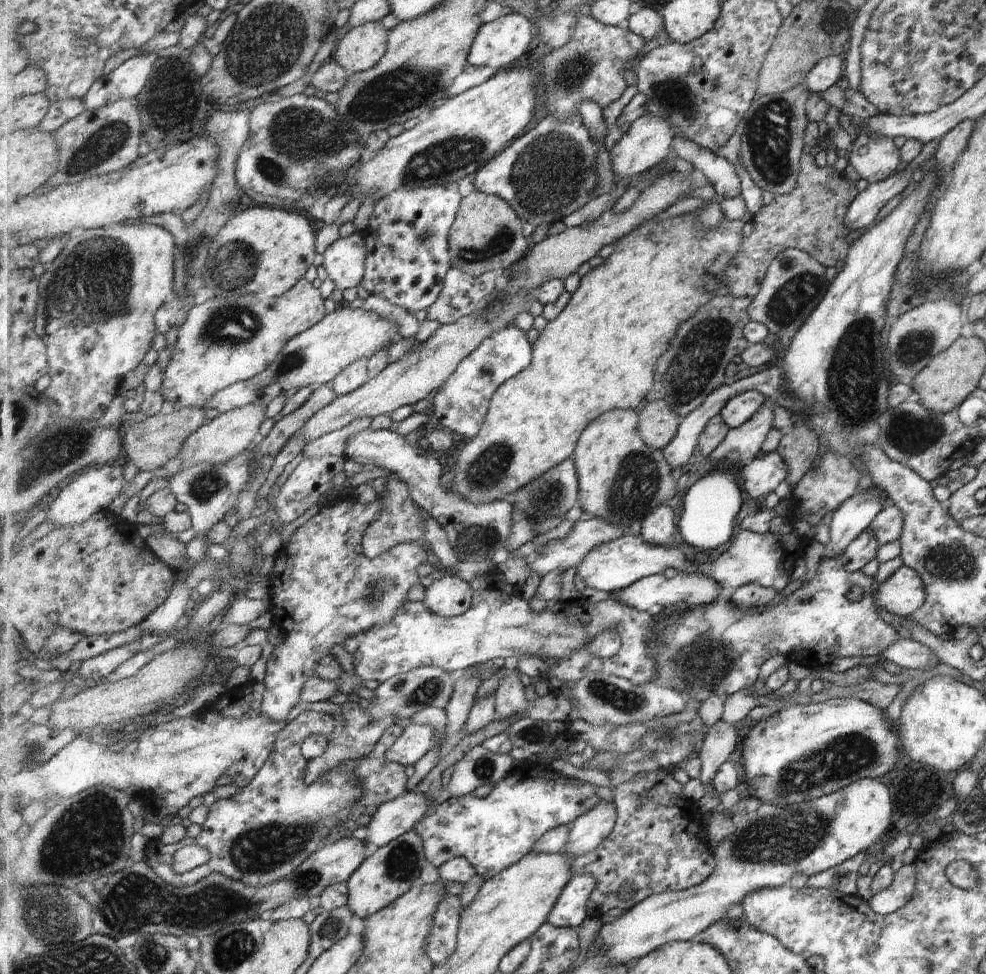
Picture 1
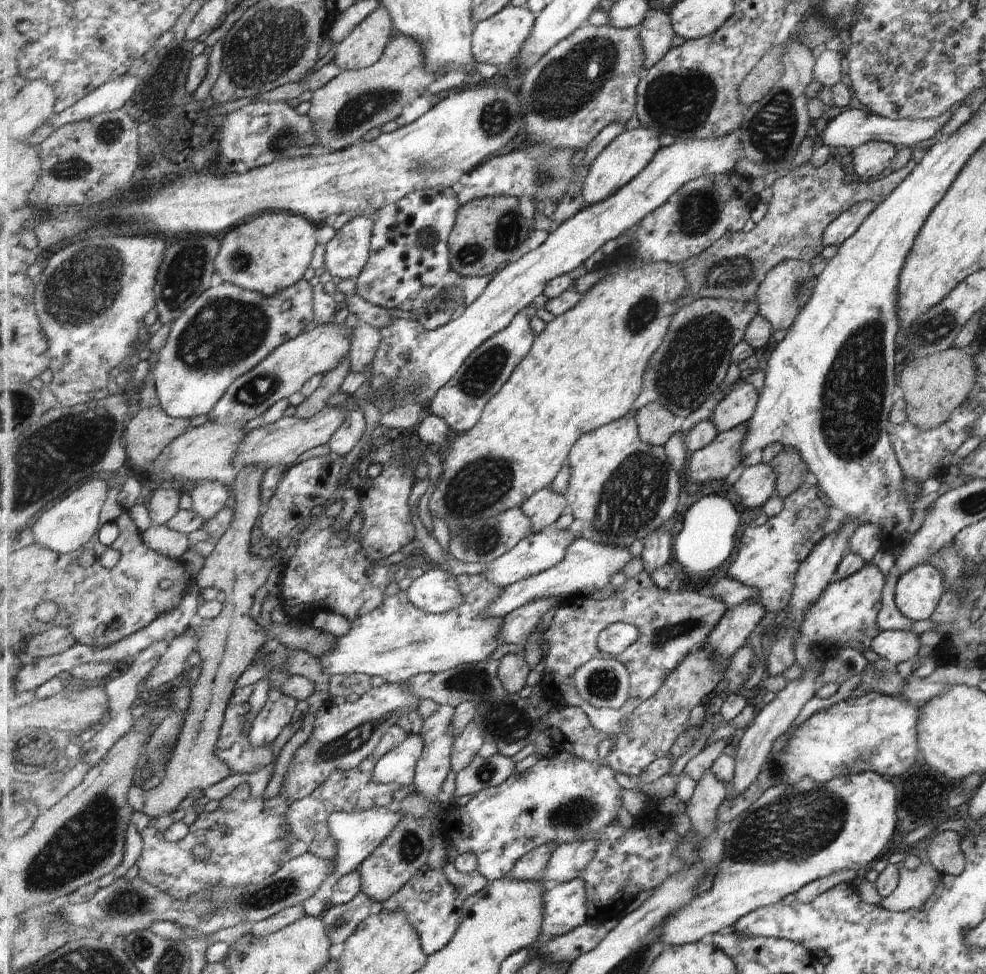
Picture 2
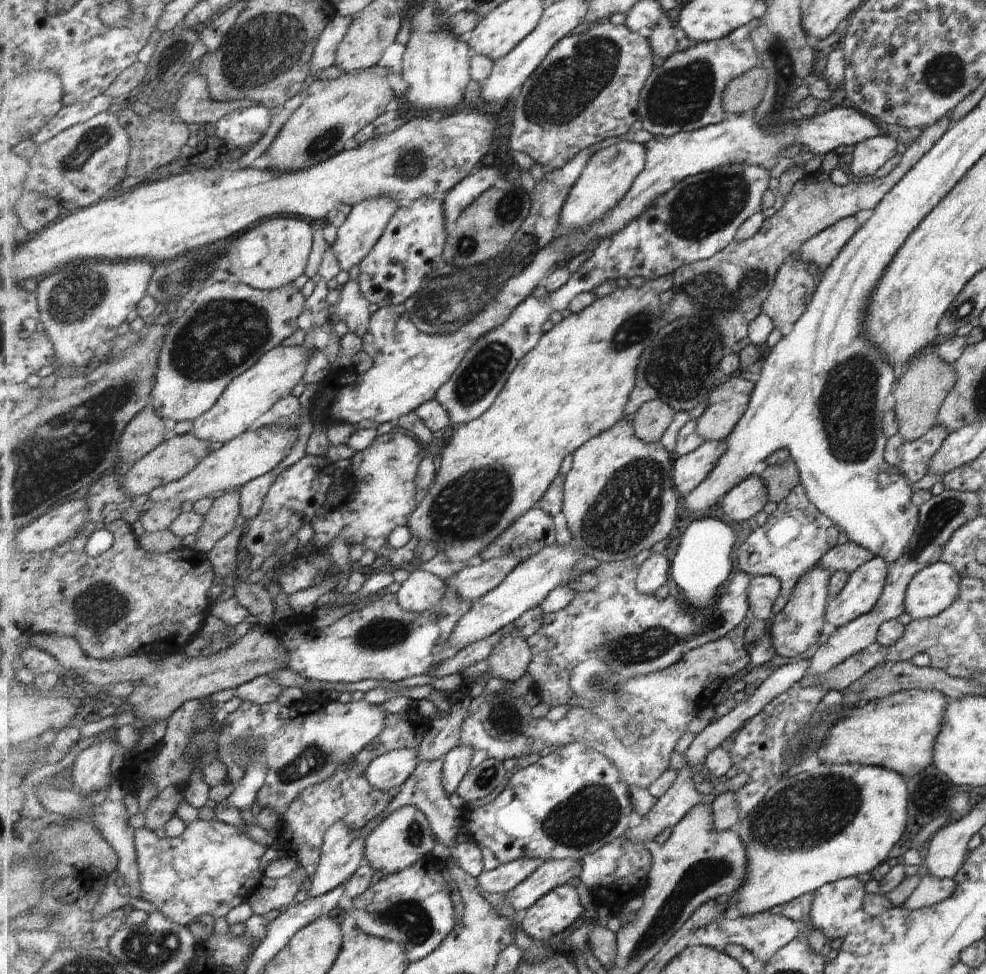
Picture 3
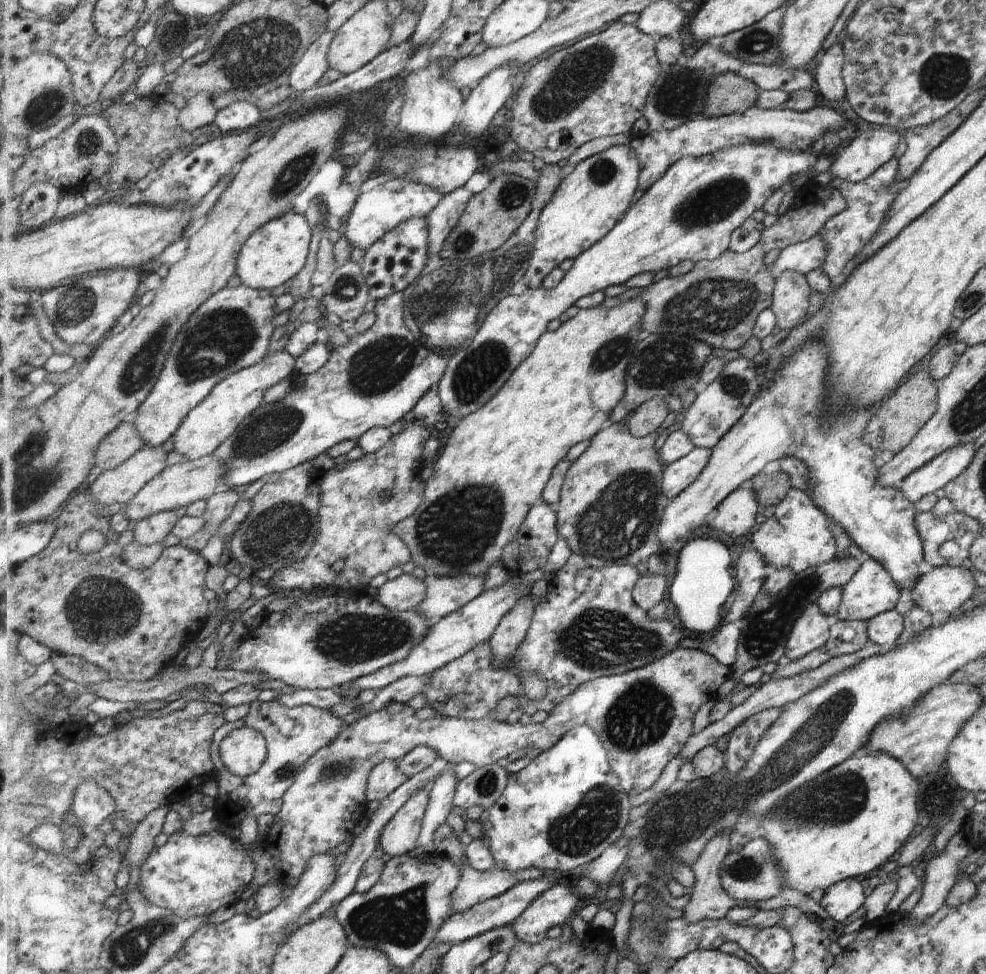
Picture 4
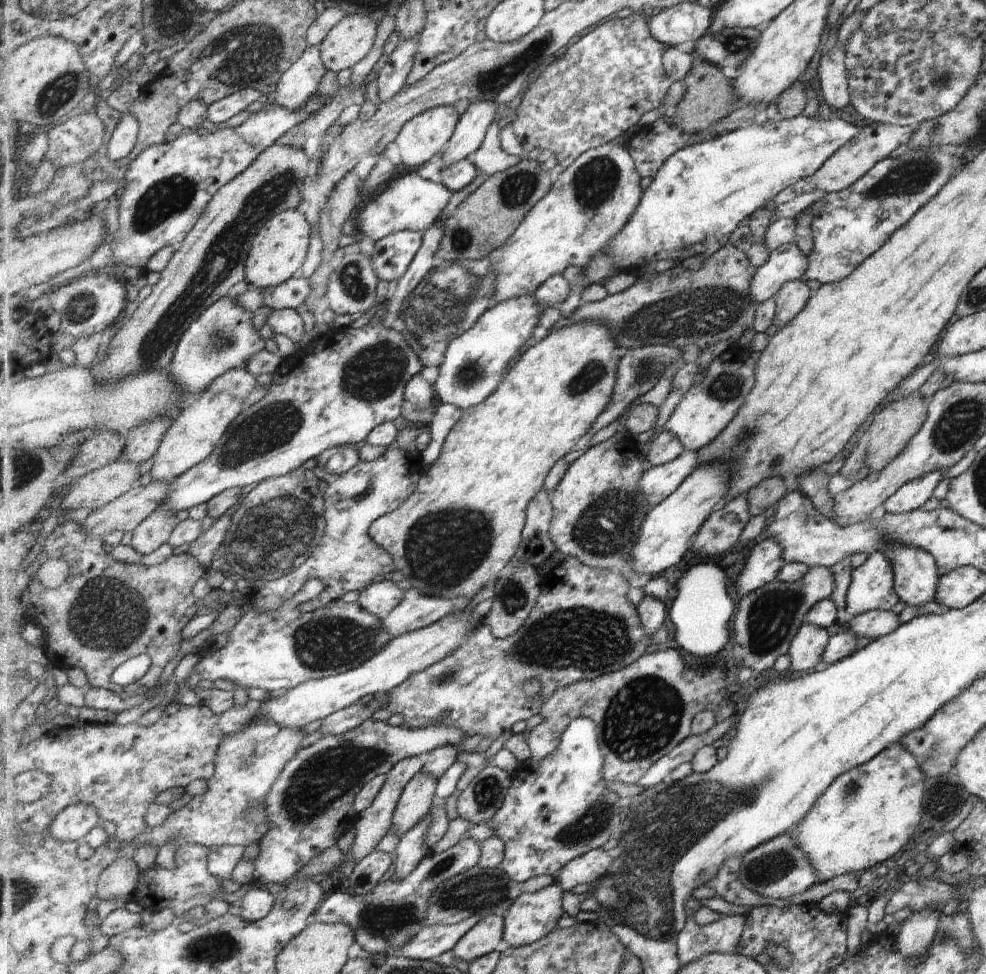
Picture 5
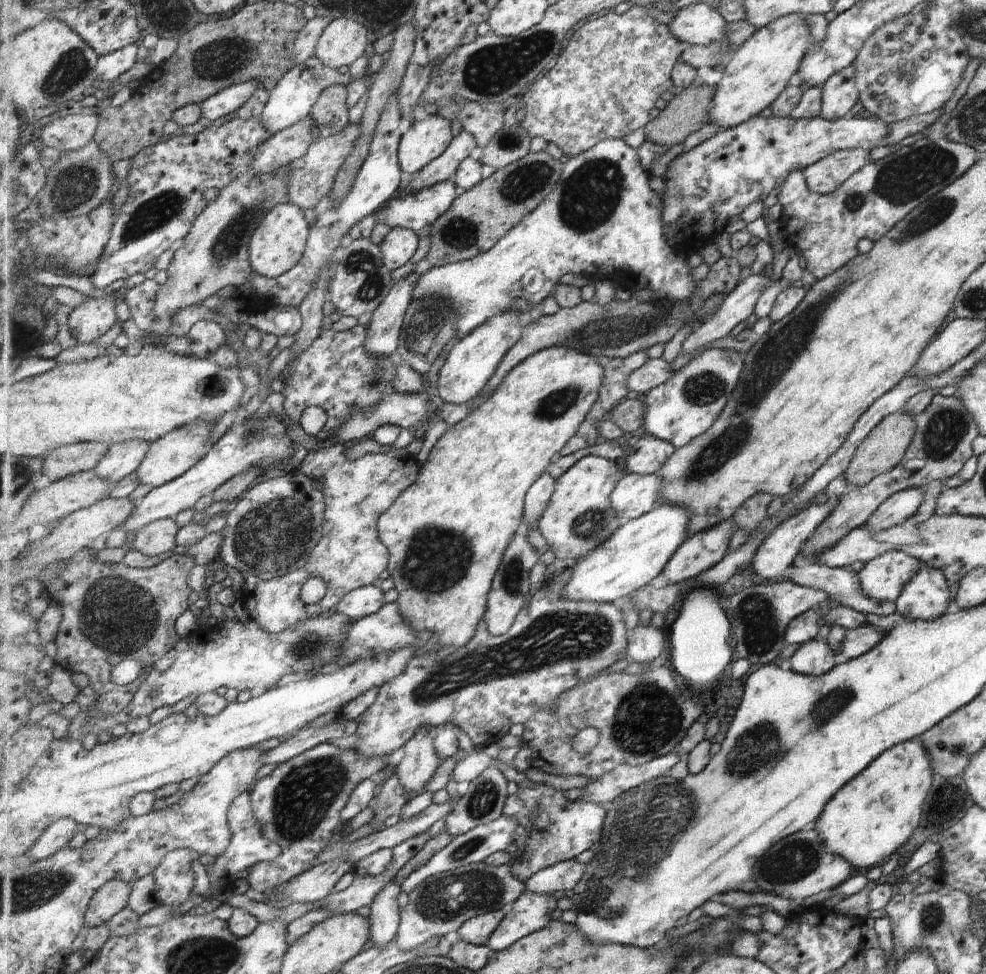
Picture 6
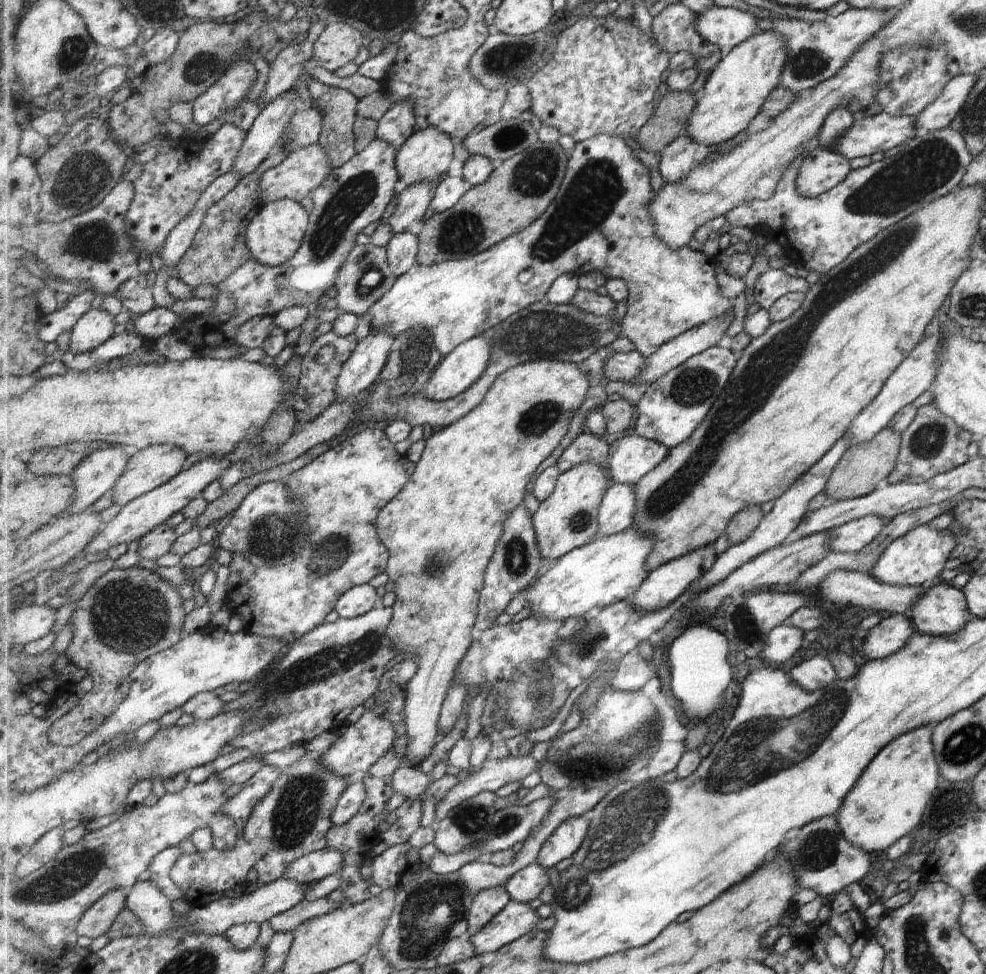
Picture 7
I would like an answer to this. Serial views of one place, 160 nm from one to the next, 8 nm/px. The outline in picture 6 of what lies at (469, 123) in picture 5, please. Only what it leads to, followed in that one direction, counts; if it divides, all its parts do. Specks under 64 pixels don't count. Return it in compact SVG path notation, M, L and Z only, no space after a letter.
M462 130L439 158L430 162L418 175L407 178L403 191L410 193L453 179L460 164L466 158L477 155L478 151L476 136L468 130Z

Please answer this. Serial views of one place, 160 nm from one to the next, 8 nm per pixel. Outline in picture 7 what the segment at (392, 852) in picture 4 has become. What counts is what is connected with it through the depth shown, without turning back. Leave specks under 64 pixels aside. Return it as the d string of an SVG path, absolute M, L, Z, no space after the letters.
M533 359L533 362L526 362L506 370L497 380L496 384L489 389L485 400L472 410L465 418L451 426L442 428L434 433L428 440L423 451L421 460L416 464L416 472L412 474L410 481L405 488L388 505L385 505L376 522L380 539L388 546L391 560L388 560L388 576L395 582L393 591L396 595L395 603L392 606L394 615L391 624L388 626L388 637L392 639L397 654L412 656L415 654L415 662L418 664L419 672L423 672L423 690L411 692L405 690L405 705L402 710L402 724L408 735L408 753L406 758L411 766L419 768L423 760L427 760L433 754L433 748L440 739L438 724L445 699L452 686L452 680L456 676L456 668L464 660L468 650L472 648L475 639L476 620L480 609L480 596L485 588L485 573L493 555L496 553L497 545L500 544L504 533L505 523L511 513L522 504L527 496L527 486L533 480L539 466L547 460L557 447L563 442L569 432L574 414L582 408L590 393L592 384L588 374L580 369L575 363L560 361L559 359Z

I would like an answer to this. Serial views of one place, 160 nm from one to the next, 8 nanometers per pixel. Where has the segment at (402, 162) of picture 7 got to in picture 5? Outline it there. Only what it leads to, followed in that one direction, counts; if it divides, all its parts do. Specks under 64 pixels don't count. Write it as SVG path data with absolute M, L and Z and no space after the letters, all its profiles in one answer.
M441 105L426 110L423 114L412 118L401 129L401 134L396 140L404 164L421 166L425 162L429 162L437 152L443 152L445 146L455 134L459 121L460 115L457 114L457 110L455 110L455 106L453 105Z

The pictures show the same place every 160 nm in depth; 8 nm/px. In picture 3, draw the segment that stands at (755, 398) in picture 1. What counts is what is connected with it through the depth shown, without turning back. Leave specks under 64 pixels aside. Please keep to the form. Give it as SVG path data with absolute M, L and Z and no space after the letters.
M743 376L731 377L717 386L711 394L711 400L708 402L705 412L698 418L697 430L699 434L707 441L727 439L747 412L755 389L756 383L746 380Z

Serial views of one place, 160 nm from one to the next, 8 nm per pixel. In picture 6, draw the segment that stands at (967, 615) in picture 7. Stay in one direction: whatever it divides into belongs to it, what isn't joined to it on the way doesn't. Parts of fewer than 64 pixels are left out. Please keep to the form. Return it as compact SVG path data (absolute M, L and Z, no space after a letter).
M921 566L901 587L899 596L893 602L896 612L905 621L930 621L940 617L947 608L948 586L940 570Z

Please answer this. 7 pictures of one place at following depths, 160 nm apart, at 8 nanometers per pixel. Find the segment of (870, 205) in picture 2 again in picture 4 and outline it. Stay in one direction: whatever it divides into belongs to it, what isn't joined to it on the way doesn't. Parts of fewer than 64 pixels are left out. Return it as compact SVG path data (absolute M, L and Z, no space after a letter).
M814 234L806 241L801 241L784 248L771 267L774 278L788 270L794 270L805 274L809 270L820 268L823 264L825 251L824 244L818 234Z

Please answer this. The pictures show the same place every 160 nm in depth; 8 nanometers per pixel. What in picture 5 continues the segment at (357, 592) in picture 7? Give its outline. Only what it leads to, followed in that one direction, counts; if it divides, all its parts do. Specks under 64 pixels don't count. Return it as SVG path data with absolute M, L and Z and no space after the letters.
M385 579L362 591L356 602L383 619L403 602L405 593L397 583Z

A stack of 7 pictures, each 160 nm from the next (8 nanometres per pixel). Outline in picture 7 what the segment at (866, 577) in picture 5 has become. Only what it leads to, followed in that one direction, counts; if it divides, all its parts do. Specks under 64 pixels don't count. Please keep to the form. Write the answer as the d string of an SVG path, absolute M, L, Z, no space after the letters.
M919 525L892 540L873 563L867 575L884 585L921 587L938 579L943 563L954 545L953 535L945 528L941 531Z

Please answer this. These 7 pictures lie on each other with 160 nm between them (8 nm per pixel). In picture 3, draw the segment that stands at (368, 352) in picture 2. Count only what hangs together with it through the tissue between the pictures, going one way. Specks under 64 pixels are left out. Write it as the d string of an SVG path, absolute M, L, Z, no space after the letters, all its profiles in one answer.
M357 280L348 281L344 286L339 287L339 302L334 306L336 320L343 320L348 330L361 335L367 339L369 335L370 318L373 307L365 298L360 284Z

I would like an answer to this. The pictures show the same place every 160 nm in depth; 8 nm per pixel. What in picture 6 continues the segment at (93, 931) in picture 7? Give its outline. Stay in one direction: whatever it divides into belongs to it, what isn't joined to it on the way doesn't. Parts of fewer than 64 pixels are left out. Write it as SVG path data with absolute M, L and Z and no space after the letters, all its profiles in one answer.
M120 878L106 882L96 892L85 915L86 926L96 927L105 924L121 910L129 907L132 893L131 883Z

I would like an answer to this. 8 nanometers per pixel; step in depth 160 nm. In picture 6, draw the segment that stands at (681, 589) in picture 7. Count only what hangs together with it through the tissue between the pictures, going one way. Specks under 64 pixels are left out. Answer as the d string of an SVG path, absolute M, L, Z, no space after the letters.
M731 518L720 525L715 525L712 529L702 530L687 538L662 572L667 578L667 585L677 584L677 582L699 576L719 564L729 553L729 542L731 542L731 536L736 529L736 523Z

